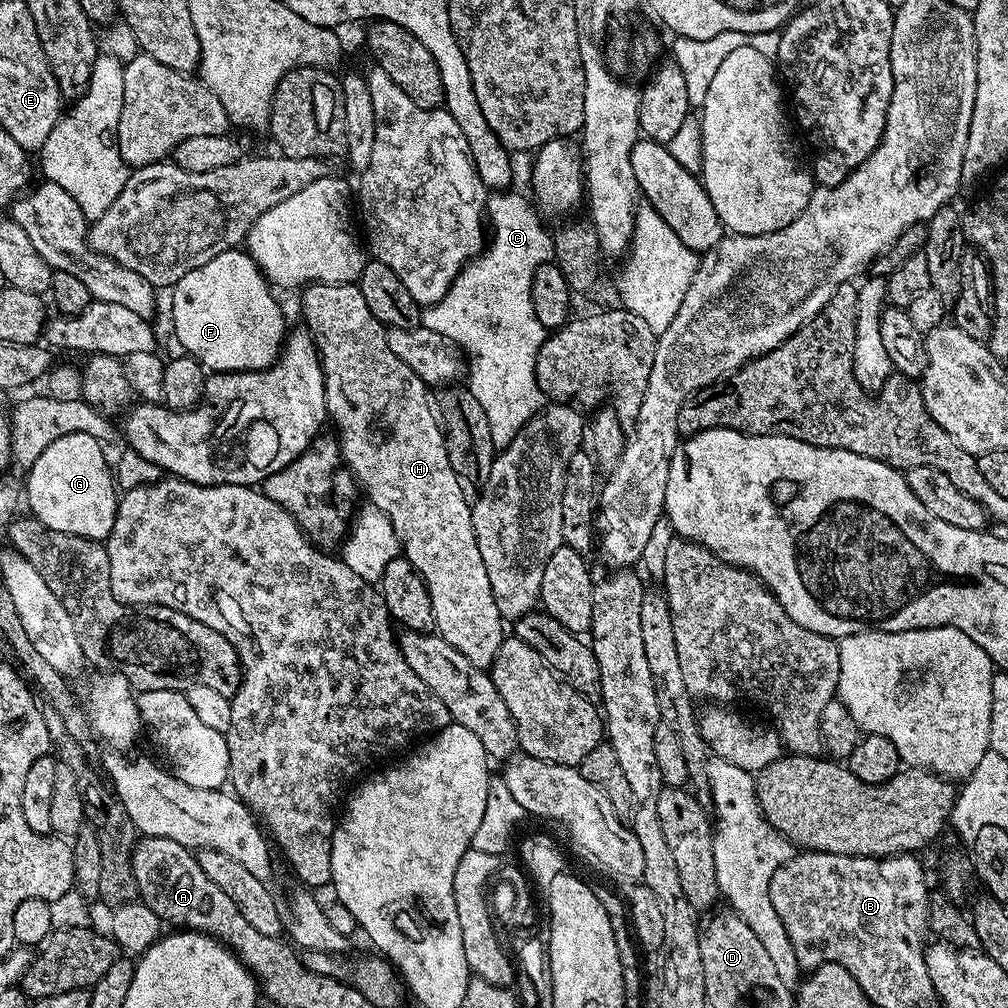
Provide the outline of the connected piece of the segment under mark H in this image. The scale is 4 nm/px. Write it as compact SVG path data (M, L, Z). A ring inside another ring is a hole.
M359 283L310 284L303 292L303 323L320 355L327 419L336 423L335 435L343 463L346 468L348 464L357 482L364 487L367 503L388 516L401 542L403 559L412 563L414 570L423 578L434 606L435 631L450 642L458 654L474 662L474 666L491 669L498 646L502 646L506 635L506 621L500 615L498 602L494 602L490 577L486 575L482 554L478 554L472 504L464 497L465 485L450 466L444 430L434 411L429 385L424 384L422 378L418 378L418 374L414 374L414 370L394 354L394 350L390 350L388 329L374 318L374 314L370 314L370 306L366 306L366 298L362 298Z

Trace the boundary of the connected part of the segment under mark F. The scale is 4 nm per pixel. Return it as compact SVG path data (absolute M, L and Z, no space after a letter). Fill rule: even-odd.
M231 248L229 252L218 254L218 258L210 258L206 266L190 270L186 278L171 285L171 331L182 342L183 351L203 364L209 373L261 372L264 368L271 368L280 359L280 349L284 347L286 339L284 312L272 297L271 290L269 281L247 251Z

